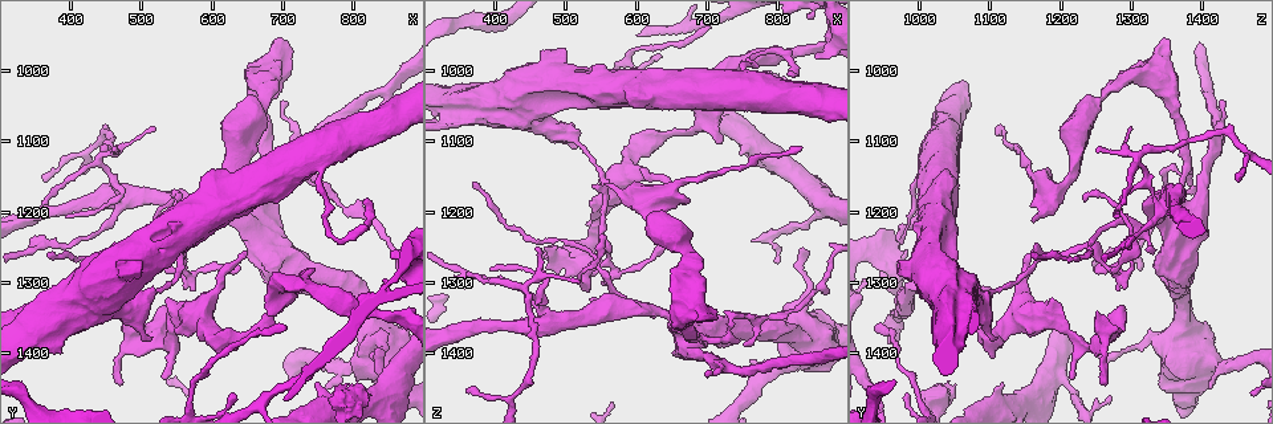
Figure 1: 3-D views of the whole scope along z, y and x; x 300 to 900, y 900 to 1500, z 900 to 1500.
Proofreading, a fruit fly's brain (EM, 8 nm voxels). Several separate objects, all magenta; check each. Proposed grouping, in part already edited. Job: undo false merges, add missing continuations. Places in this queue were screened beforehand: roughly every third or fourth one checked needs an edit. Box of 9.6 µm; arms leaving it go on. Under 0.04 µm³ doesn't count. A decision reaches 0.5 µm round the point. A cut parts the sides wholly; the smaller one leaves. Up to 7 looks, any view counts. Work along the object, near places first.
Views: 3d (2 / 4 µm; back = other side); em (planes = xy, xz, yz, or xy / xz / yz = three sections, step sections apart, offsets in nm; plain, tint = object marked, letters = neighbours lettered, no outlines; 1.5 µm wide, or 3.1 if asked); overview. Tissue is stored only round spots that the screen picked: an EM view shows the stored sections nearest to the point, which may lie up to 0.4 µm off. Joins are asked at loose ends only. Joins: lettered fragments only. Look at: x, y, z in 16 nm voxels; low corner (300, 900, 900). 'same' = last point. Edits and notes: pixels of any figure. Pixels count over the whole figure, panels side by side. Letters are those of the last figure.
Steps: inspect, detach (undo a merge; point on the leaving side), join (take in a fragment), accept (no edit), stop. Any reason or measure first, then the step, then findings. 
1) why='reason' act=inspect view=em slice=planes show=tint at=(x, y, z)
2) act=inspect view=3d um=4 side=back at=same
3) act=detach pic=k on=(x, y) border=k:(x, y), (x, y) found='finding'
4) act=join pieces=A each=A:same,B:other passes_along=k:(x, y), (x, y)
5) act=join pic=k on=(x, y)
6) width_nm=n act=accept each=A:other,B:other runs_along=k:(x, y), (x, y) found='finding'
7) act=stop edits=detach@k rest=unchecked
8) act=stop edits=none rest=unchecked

why='branch stops here' act=inspect view=3d um=4 at=(645, 1260, 1160)

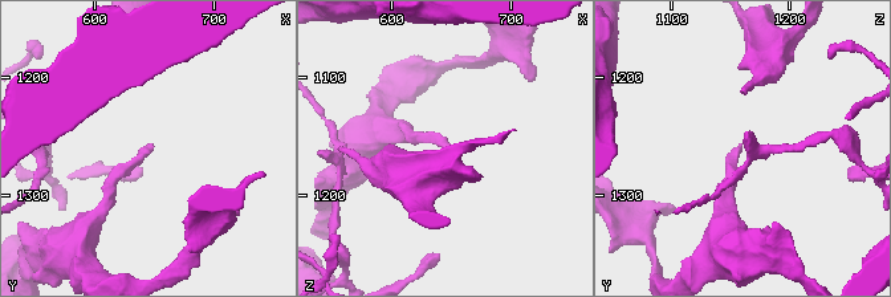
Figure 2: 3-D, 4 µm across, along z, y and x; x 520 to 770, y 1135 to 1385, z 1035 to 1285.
act=inspect view=em slice=xy step=8 show=letters at=(646, 1254, 1160)

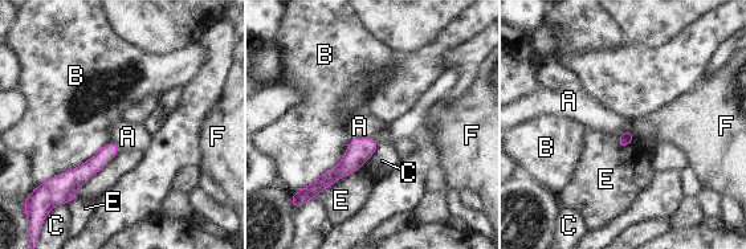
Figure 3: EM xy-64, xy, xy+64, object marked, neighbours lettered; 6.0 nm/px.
why='another direction' act=inspect view=em slice=xz step=4 show=letters at=same

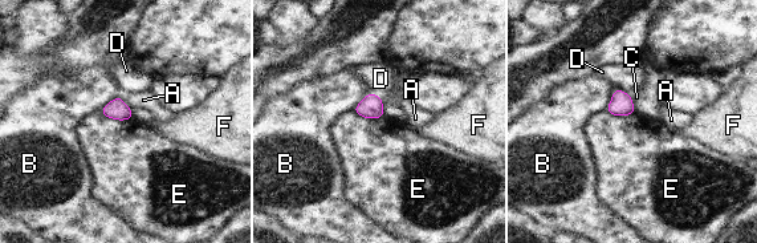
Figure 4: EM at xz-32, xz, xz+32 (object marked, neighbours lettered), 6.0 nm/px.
act=accept each=A:other,B:other,C:other,D:other,E:other,F:other border=4:(121, 96), (133, 110) found='no lettered fragment goes on from it'

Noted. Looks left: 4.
why='branch stops here' act=inspect view=3d um=2 at=(530, 1435, 1215)

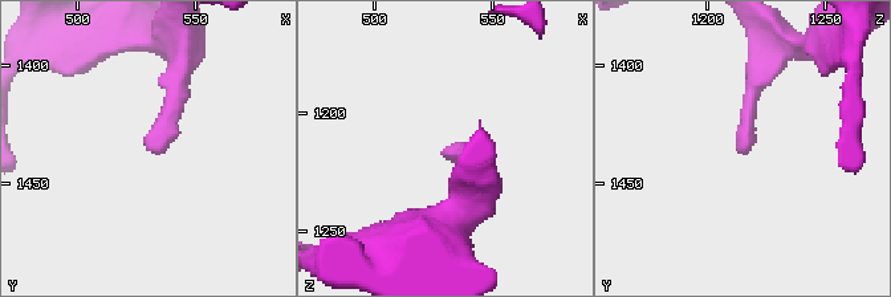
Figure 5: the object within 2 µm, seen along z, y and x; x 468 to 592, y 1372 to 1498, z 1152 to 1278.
act=inspect view=em slice=xz step=8 show=tint at=(529, 1435, 1216)

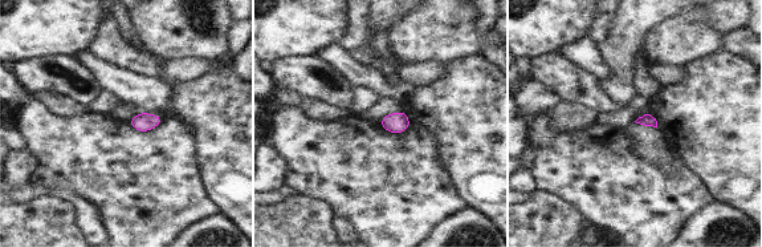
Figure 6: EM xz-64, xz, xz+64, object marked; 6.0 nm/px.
act=inspect view=em slice=xz step=8 show=letters at=same

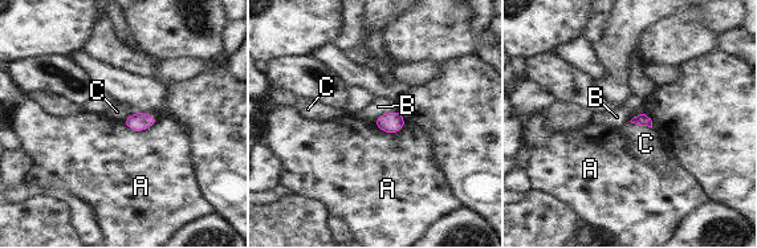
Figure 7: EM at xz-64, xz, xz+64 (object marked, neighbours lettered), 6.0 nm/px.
act=accept each=A:other,B:other,C:other border=7:(630, 121), (651, 127) found='none of them fits'

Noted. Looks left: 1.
act=stop edits=none rest=unchecked

